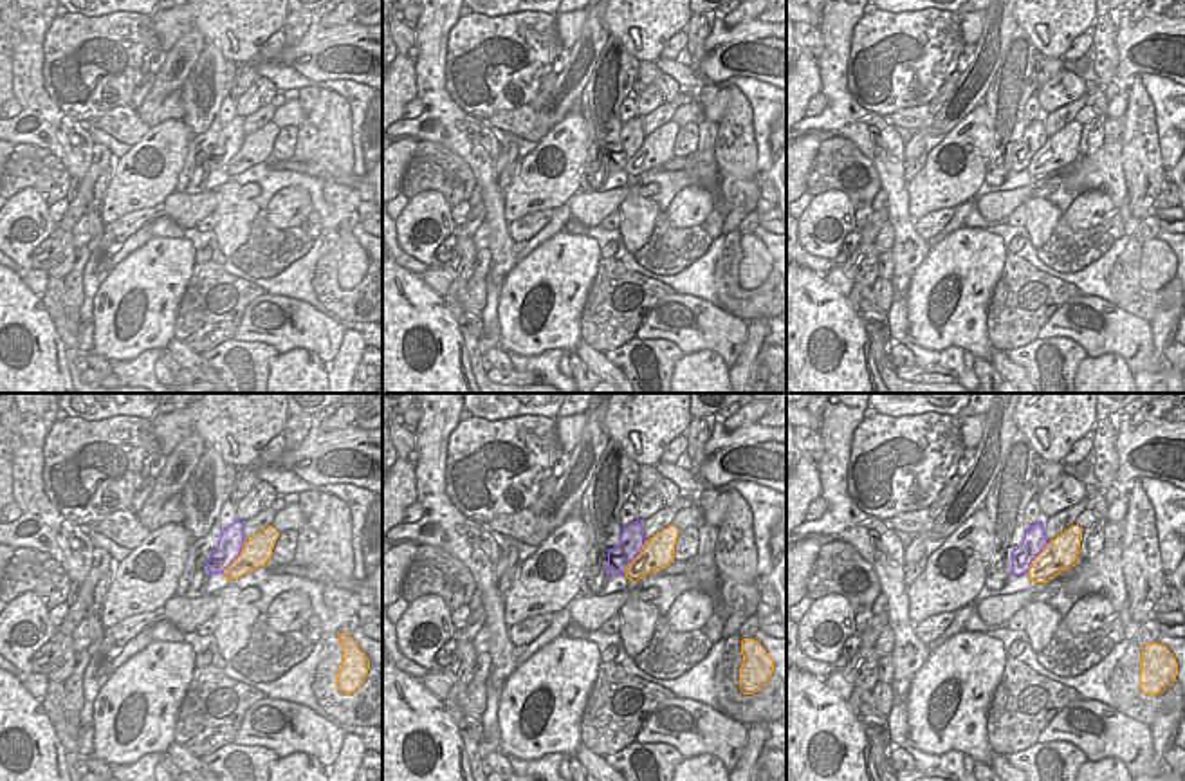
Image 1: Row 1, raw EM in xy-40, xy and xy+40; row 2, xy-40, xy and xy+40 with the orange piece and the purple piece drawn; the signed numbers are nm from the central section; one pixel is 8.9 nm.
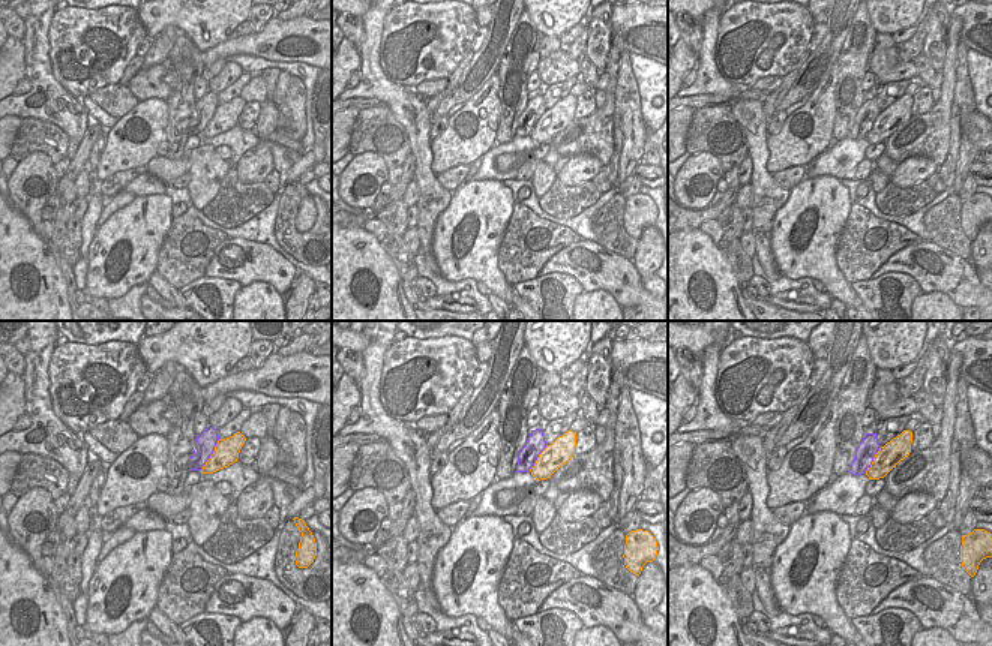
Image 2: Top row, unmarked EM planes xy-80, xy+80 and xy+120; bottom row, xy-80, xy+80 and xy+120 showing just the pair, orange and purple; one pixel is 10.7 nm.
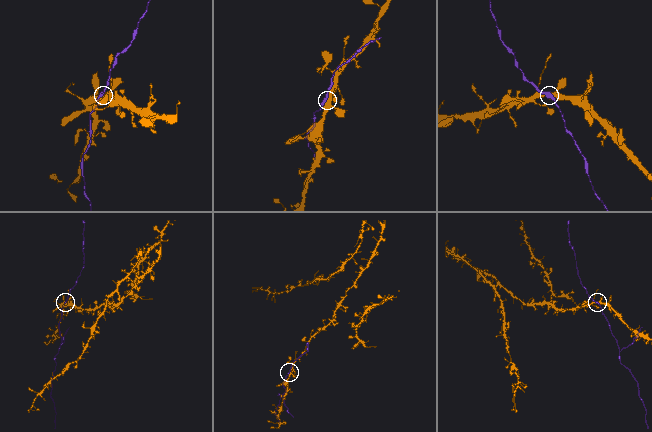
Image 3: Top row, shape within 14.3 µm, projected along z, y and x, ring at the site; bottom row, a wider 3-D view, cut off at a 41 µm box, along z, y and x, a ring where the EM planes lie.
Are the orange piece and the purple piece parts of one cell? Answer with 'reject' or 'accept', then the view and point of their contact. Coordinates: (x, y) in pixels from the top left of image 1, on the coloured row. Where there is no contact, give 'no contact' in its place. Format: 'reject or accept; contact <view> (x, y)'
reject; contact xy-40 (238, 556)

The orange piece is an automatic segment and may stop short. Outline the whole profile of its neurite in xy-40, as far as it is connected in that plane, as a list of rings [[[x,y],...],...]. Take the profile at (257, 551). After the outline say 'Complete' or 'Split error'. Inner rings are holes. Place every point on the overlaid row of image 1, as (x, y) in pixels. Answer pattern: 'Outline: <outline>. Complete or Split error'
Outline: [[[271,525],[253,538],[243,541],[240,556],[224,570],[224,575],[231,583],[260,566],[271,563],[272,548],[280,532]]]. Complete

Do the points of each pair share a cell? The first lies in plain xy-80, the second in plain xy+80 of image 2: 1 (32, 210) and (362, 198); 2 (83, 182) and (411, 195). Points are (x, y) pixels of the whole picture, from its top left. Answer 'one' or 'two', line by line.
1: one
2: one

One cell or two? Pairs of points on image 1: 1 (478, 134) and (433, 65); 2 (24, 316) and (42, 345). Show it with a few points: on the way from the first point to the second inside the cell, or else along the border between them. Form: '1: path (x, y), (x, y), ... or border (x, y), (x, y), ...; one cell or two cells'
1: path (460, 123), (435, 98), (433, 83); one cell
2: path (26, 323), (38, 338); one cell

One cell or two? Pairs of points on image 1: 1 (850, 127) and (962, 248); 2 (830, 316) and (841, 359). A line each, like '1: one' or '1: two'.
1: two
2: one

